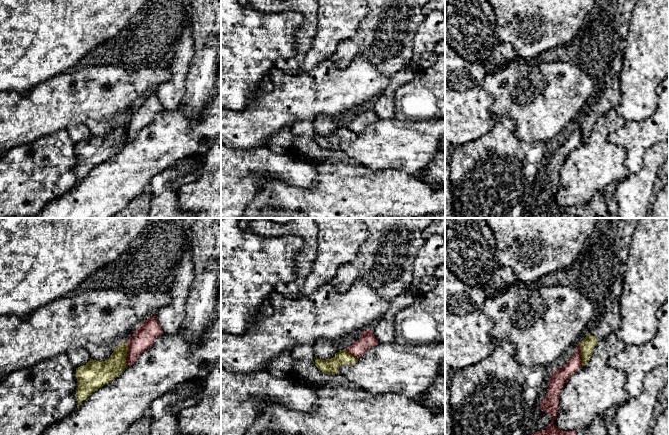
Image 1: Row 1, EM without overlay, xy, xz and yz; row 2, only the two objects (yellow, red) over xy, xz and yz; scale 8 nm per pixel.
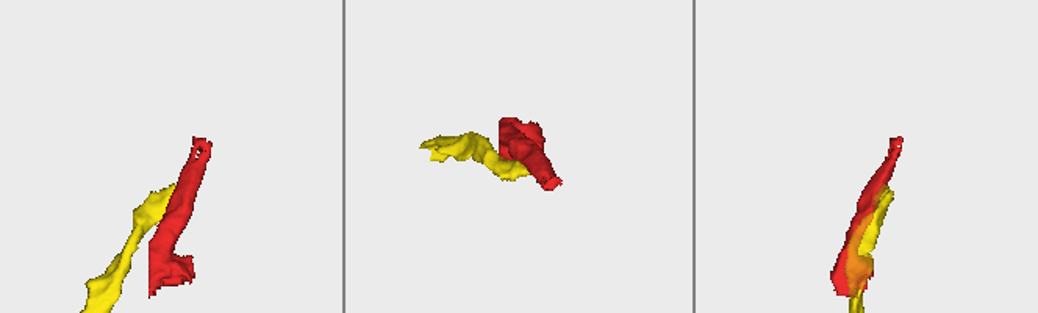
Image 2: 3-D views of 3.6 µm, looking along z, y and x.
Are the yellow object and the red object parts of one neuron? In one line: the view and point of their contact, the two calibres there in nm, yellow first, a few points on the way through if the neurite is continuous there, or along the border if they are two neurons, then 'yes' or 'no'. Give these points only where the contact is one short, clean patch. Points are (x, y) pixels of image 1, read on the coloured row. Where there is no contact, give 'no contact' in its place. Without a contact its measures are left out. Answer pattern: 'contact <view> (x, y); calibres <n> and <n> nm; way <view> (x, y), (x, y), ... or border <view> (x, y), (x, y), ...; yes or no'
contact xy (126, 355); calibres 190 and 180 nm; border xy (127, 343), (125, 366); no

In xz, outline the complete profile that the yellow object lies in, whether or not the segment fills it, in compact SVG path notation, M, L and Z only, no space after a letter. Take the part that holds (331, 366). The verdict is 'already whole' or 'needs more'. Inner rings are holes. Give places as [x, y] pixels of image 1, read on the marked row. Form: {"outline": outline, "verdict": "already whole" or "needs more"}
{"outline": "M340 350L335 356L329 360L321 360L316 358L315 366L319 371L328 375L334 375L339 373L339 368L343 364L354 365L358 362L358 359L346 350Z", "verdict": "already whole"}

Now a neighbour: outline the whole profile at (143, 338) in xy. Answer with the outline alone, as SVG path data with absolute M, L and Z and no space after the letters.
M155 315L144 321L127 341L126 367L133 365L161 335L163 335L163 330Z

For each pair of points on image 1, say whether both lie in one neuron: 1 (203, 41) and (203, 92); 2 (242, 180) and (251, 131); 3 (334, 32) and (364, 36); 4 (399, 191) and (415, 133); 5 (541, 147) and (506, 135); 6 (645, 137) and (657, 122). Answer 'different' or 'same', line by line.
1: same
2: different
3: different
4: different
5: same
6: same

